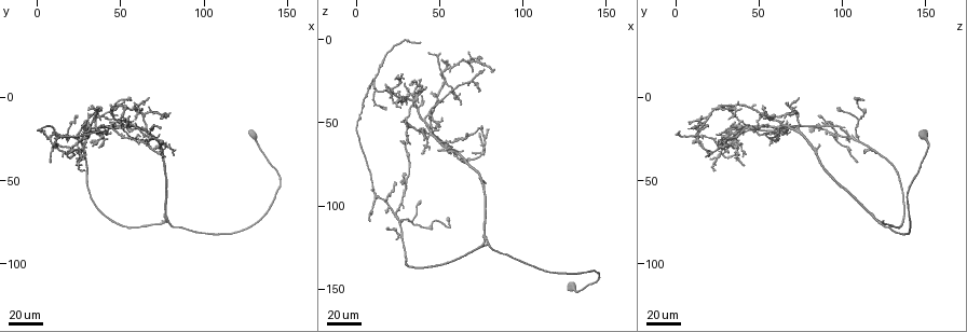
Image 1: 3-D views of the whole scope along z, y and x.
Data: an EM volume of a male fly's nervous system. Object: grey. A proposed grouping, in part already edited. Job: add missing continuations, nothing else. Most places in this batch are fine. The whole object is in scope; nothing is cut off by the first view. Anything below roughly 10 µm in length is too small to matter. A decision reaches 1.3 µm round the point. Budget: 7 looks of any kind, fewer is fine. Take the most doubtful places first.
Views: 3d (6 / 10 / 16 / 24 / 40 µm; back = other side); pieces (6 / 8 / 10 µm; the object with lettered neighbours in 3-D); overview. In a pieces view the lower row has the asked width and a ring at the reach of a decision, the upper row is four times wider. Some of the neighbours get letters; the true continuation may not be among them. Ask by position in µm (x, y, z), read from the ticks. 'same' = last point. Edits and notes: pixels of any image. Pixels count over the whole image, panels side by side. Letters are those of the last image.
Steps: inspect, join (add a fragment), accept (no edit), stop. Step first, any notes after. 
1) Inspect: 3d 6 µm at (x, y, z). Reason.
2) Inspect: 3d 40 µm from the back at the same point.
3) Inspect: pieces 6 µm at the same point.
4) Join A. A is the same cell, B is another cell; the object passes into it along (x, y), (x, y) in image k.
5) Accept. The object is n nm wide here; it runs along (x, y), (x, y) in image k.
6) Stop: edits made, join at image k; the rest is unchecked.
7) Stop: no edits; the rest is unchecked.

Inspect: 3d 40 µm at (23, 34, 38). End of a long branch.

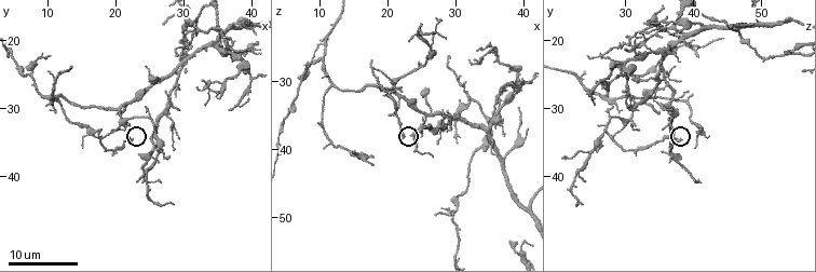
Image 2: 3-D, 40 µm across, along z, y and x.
Inspect: pieces 10 µm at (22.5, 34.5, 38.0).

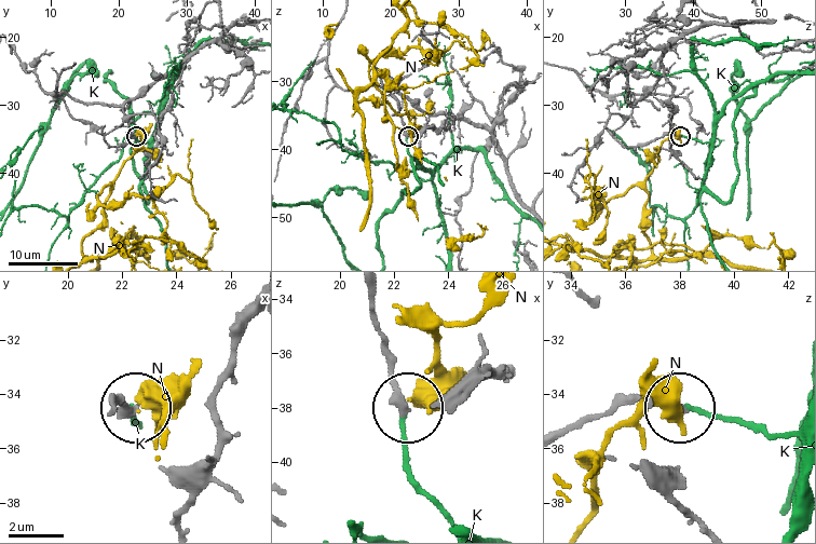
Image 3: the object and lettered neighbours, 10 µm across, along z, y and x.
Accept. K and N are other cells; none of them fits.

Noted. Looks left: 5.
Inspect: 3d 16 µm at (20.0, 31.0, 35.0). Branch stops here.

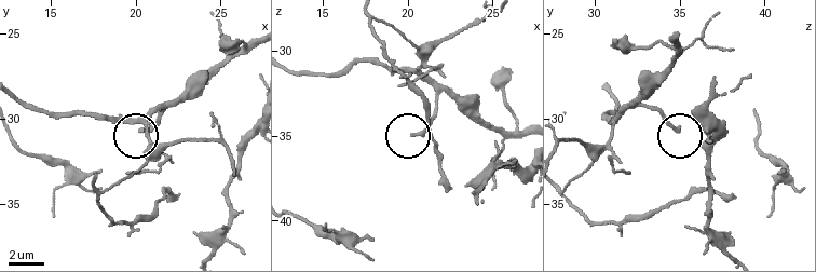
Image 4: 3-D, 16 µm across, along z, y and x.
Inspect: pieces 6 µm at (20.3, 30.7, 34.8).

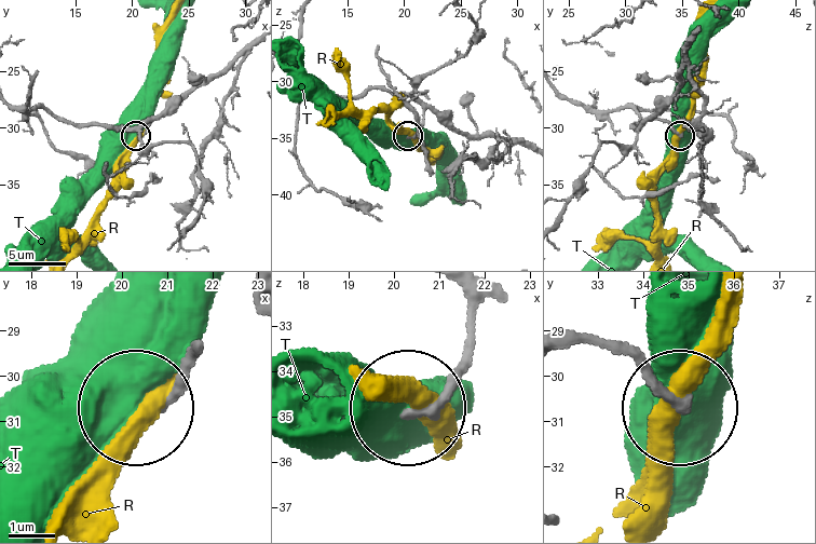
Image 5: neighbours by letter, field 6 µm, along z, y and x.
Accept. R and T are other cells; it runs along (467, 350), (413, 408) in image 5; no lettered fragment goes on from it.

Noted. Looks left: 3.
Inspect: 3d 40 µm at (67, 0, 73). Branch stops here.

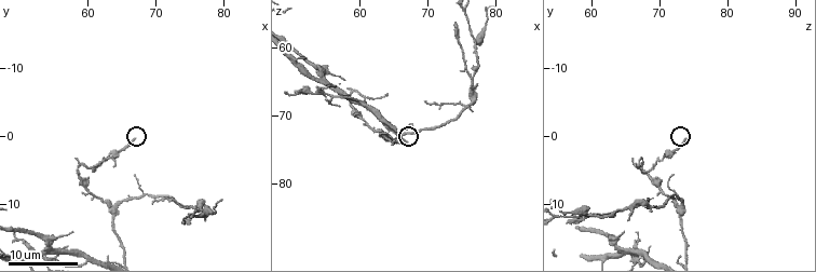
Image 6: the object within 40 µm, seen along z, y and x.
Inspect: pieces 8 µm at (67.0, 0.5, 73.5).

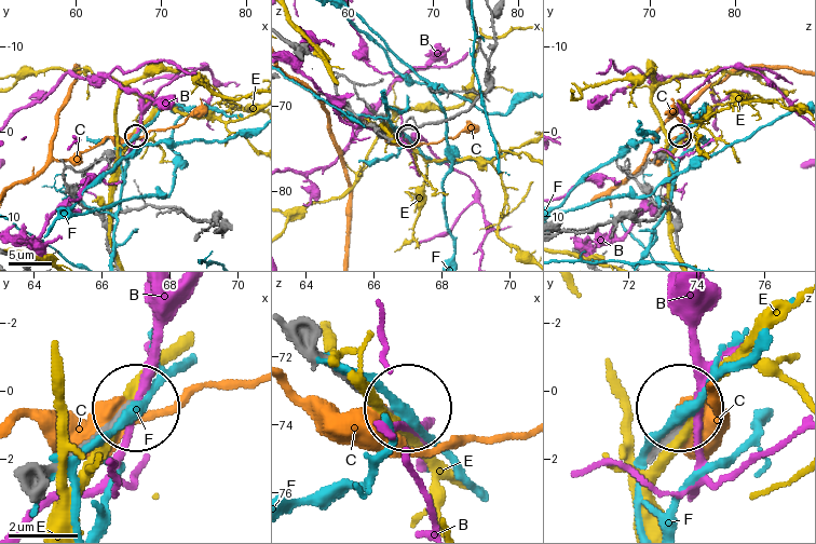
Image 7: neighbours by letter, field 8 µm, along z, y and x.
Accept. B, C, E and F are other cells; it runs along (327, 354), (403, 416) in image 7; no lettered fragment goes on from it.

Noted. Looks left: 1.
Stop: no edits; the rest is unchecked.

